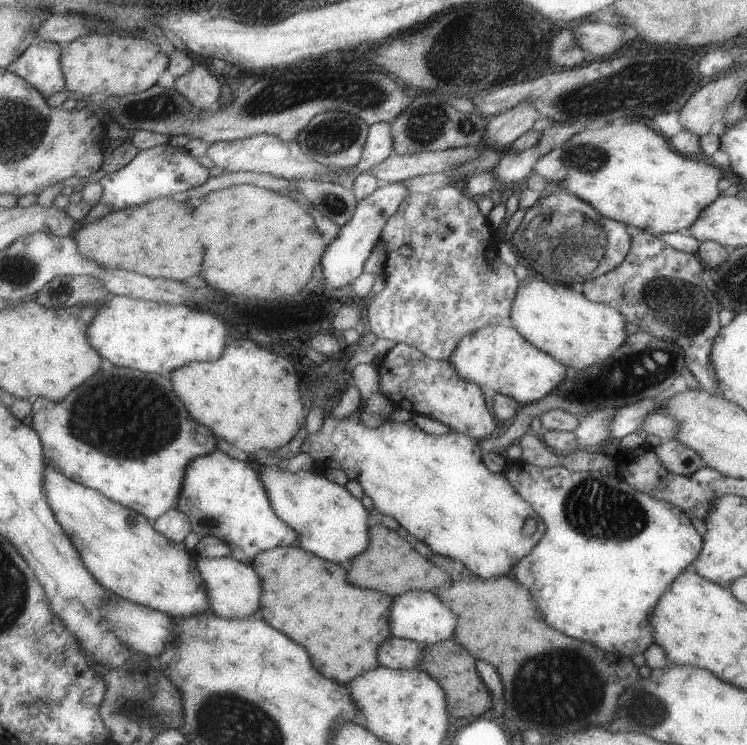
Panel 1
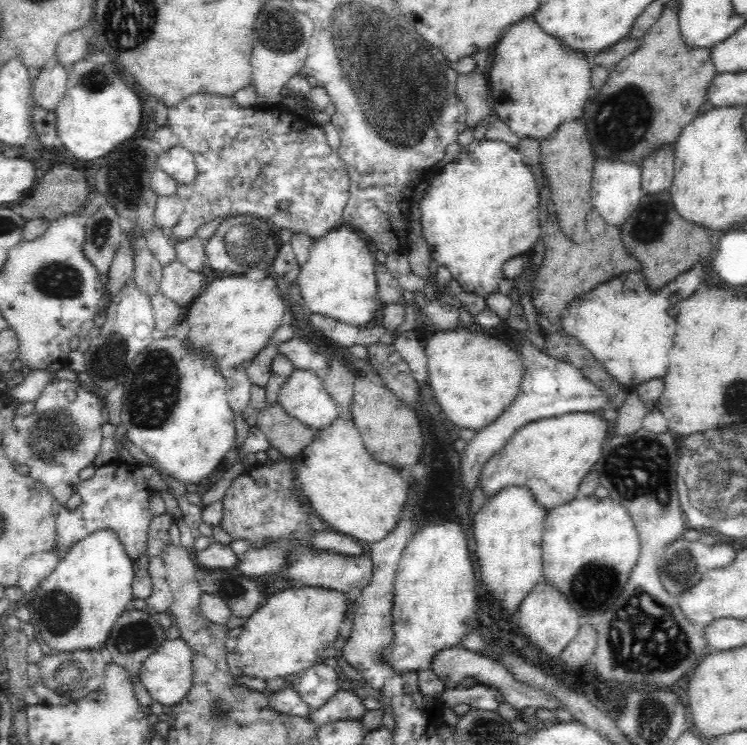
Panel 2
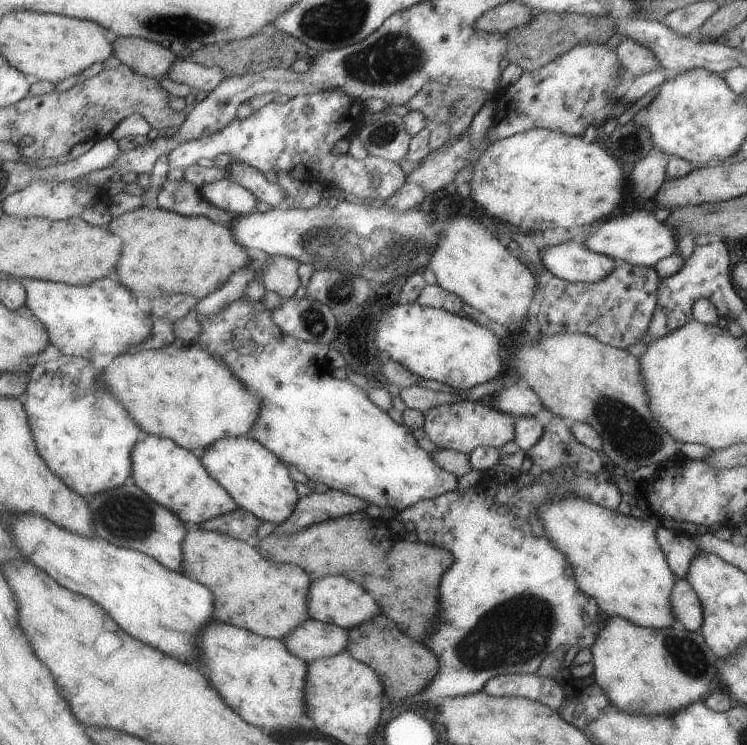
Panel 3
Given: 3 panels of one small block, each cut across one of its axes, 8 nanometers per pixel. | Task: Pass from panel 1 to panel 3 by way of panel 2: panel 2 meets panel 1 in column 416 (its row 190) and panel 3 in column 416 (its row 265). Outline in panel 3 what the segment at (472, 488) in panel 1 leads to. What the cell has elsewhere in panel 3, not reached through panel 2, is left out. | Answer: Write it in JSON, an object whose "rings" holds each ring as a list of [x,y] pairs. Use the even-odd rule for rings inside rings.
{"rings":[[[243,297],[225,308],[221,314],[201,316],[193,309],[190,315],[203,328],[197,344],[214,354],[215,358],[227,362],[237,378],[249,390],[259,394],[259,398],[263,398],[261,416],[247,436],[263,443],[263,446],[273,454],[278,454],[287,465],[295,466],[309,478],[311,485],[317,482],[325,484],[329,489],[360,496],[371,502],[373,511],[379,508],[400,511],[423,499],[432,499],[453,491],[457,486],[457,477],[439,468],[431,455],[415,444],[412,430],[405,425],[395,424],[387,416],[387,412],[369,400],[367,392],[348,379],[337,379],[331,374],[323,374],[323,362],[319,362],[317,358],[323,350],[321,344],[305,342],[285,334],[261,299],[250,300]],[[319,412],[321,422],[313,424],[313,418],[317,418]]]}

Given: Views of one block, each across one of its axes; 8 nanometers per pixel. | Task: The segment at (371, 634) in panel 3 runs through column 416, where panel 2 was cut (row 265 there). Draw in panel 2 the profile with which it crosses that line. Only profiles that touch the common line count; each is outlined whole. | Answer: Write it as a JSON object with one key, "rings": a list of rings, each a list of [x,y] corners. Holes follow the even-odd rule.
{"rings":[[[669,190],[644,195],[618,230],[621,231],[621,241],[626,250],[639,261],[646,284],[652,291],[660,290],[714,251],[715,241],[707,228],[695,226],[695,223],[683,219],[671,203]]]}

